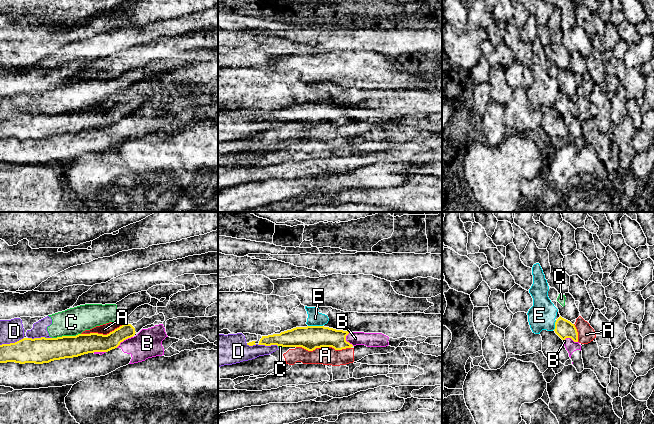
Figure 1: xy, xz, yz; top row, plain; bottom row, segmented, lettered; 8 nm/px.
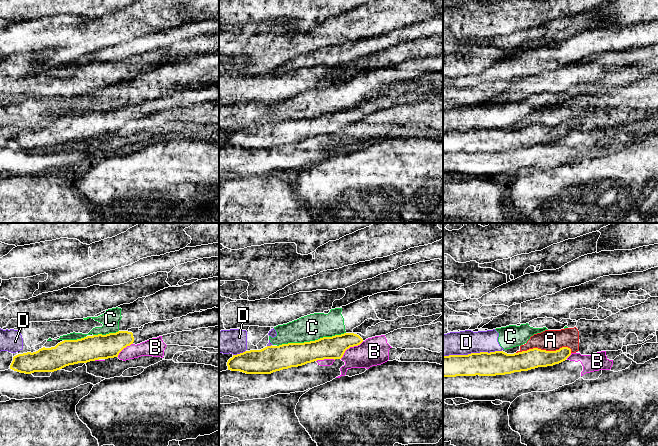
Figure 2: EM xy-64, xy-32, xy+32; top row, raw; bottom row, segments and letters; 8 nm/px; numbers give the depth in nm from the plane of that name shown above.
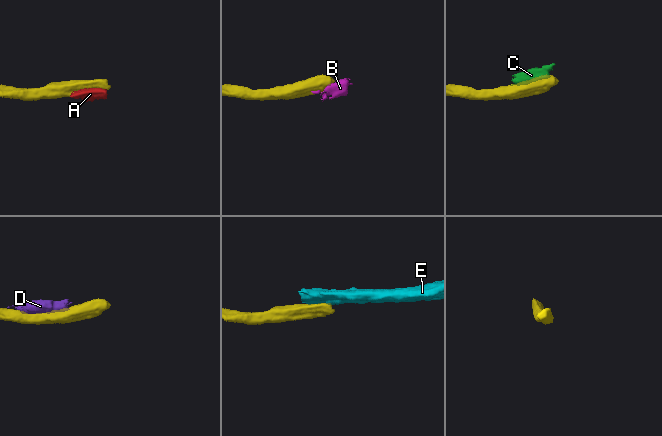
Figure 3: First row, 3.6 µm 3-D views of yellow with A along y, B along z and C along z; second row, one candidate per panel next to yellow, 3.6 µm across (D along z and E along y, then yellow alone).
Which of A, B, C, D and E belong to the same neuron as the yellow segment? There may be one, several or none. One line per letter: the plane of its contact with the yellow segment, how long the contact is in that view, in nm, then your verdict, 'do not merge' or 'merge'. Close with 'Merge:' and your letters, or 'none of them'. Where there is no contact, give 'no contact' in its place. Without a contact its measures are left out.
A: xz | 440 nm | do not merge
B: xy | 160 nm | do not merge
C: xy | 240 nm | do not merge
D: xz | 260 nm | do not merge
E: xz | 120 nm | do not merge
Merge: none of them

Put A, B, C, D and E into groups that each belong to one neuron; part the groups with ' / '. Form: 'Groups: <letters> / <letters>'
Groups: A / B / C D / E

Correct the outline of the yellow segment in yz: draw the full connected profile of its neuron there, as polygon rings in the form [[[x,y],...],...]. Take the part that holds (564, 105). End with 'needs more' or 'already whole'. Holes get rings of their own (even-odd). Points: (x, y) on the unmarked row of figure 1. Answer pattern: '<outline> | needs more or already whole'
[[[561,92],[555,98],[554,107],[562,116],[571,114],[574,118],[578,118],[578,108],[575,101]]] | already whole

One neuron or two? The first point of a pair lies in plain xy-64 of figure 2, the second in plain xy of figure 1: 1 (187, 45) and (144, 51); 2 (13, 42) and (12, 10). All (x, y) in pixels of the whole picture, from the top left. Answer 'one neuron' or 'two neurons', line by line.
1: one neuron
2: two neurons

